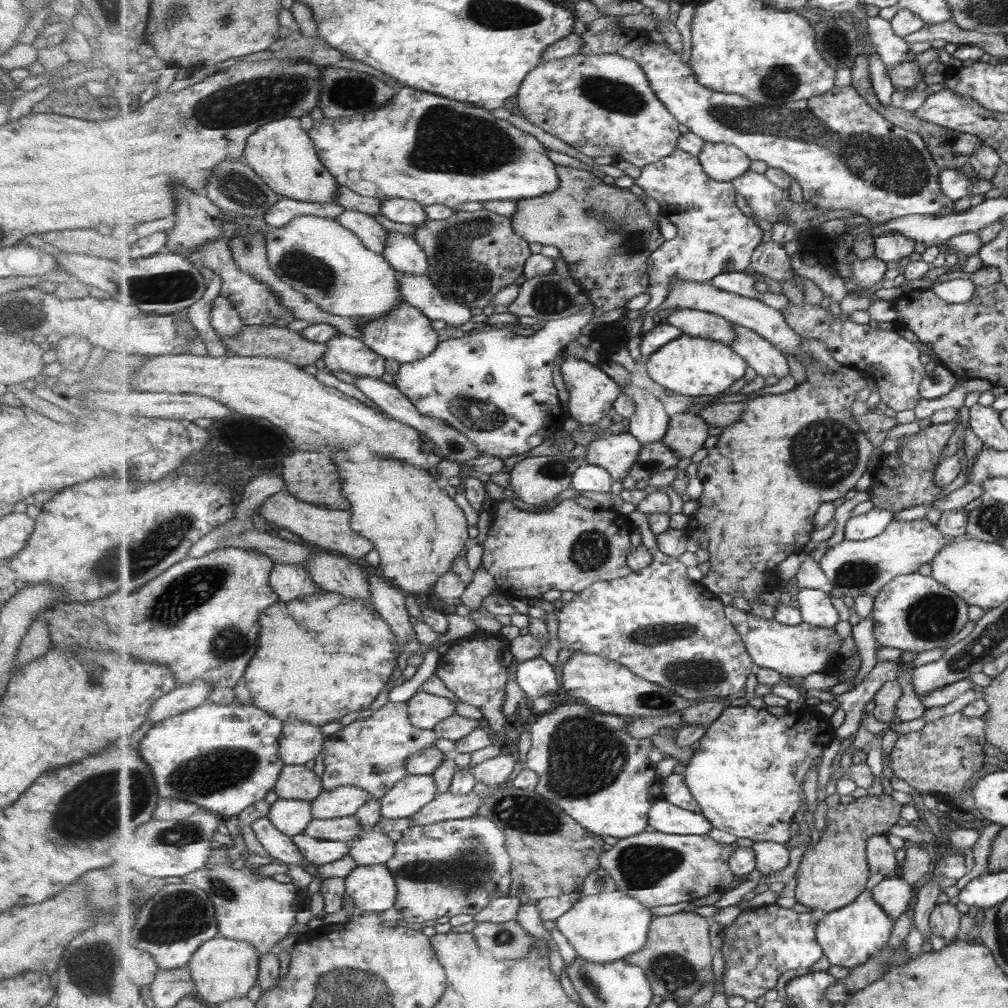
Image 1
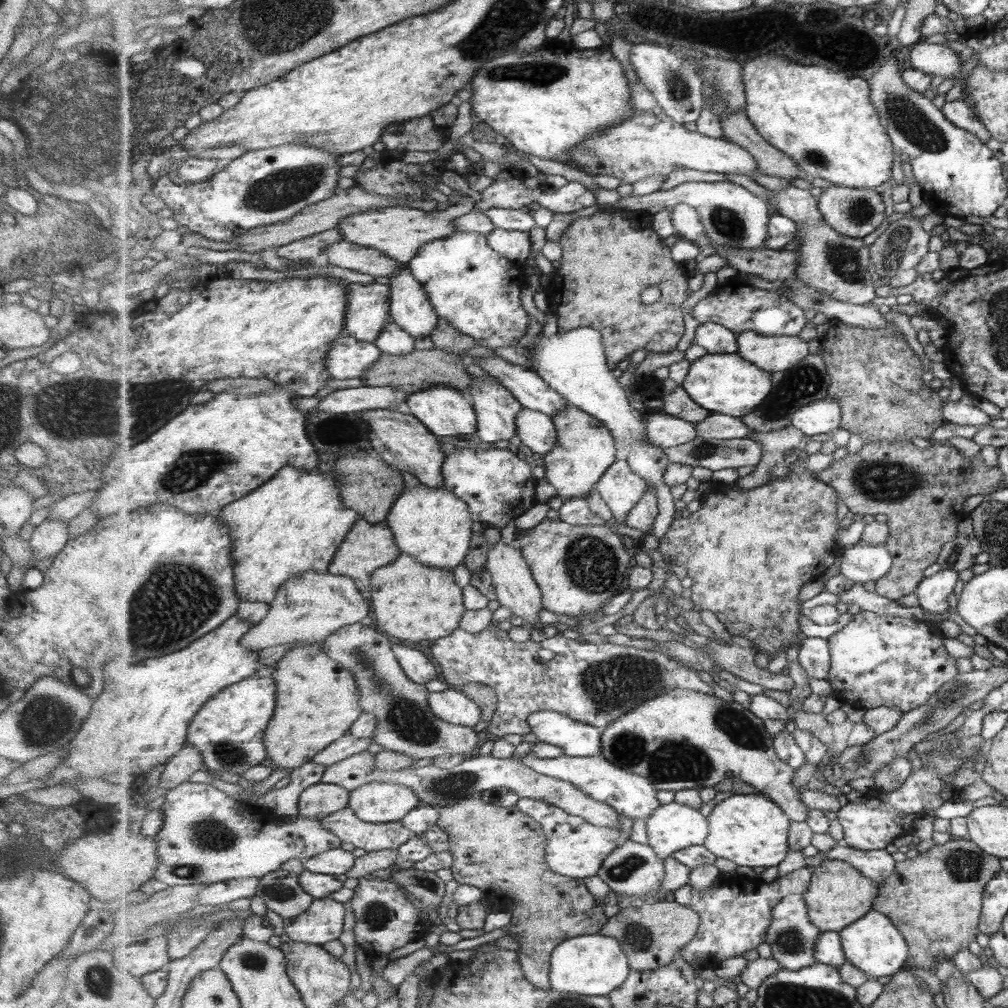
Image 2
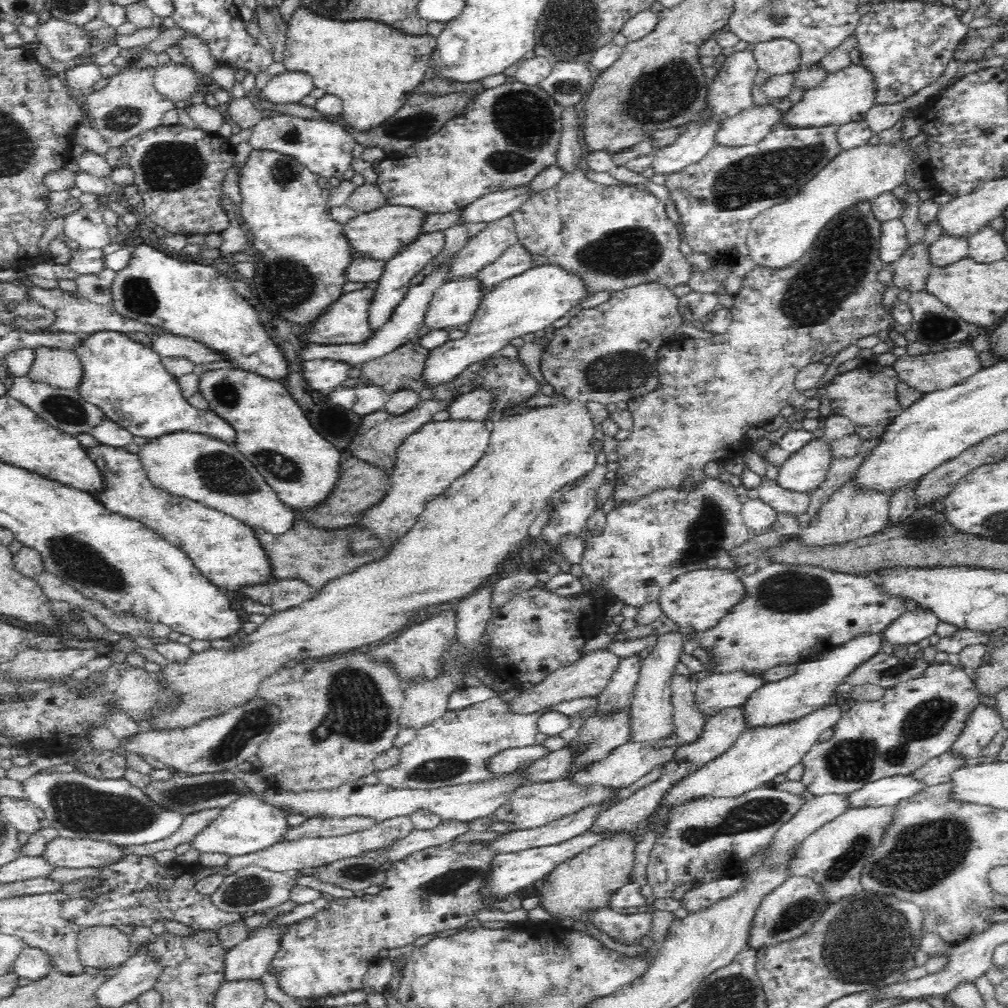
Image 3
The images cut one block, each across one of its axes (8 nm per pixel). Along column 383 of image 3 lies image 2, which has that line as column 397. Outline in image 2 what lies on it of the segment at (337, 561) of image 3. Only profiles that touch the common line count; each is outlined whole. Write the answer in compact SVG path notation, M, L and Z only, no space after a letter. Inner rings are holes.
M362 518L357 520L357 524L351 528L345 542L339 547L328 573L350 576L356 581L356 586L361 591L370 592L372 590L373 574L378 569L396 562L402 554L401 549L397 546L393 529L389 526L387 520L381 523L372 523Z

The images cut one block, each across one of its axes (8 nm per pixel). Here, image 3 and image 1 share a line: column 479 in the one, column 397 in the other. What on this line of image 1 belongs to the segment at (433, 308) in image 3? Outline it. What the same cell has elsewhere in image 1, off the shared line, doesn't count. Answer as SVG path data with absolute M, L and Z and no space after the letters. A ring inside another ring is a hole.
M303 216L289 227L271 228L267 234L267 248L269 264L277 276L303 292L325 312L379 320L404 300L396 268L382 253L367 248L360 236L337 220Z

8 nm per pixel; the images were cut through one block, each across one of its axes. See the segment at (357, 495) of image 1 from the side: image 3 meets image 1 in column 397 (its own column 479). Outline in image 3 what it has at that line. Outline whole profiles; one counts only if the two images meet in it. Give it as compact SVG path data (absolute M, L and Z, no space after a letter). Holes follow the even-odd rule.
M554 394L551 397L550 405L540 406L534 405L532 407L519 407L503 413L502 420L493 422L493 430L489 436L489 445L484 452L484 456L480 457L480 460L465 472L462 476L459 476L448 488L444 489L444 492L440 493L440 496L436 496L432 500L428 501L428 504L424 506L424 510L418 517L418 522L413 524L414 528L410 528L408 534L403 534L390 549L390 554L386 557L386 560L378 560L378 562L372 562L372 564L366 564L361 568L358 568L355 572L339 576L335 580L328 582L320 591L317 592L316 596L312 600L308 600L303 604L298 605L296 608L288 609L287 611L278 611L274 616L270 616L267 620L258 627L252 634L240 636L238 640L232 646L232 650L224 649L206 649L199 653L194 653L188 660L170 663L162 666L161 671L165 674L165 682L168 684L168 691L170 693L180 693L182 695L182 704L174 707L173 709L166 709L160 711L153 720L151 728L164 729L164 728L186 728L186 726L192 726L199 720L209 719L215 717L218 712L222 712L224 708L231 709L232 707L243 706L257 697L257 689L259 688L260 682L264 680L264 676L276 672L278 668L289 665L296 661L305 660L322 660L326 656L332 656L332 654L338 654L340 652L346 652L346 650L352 650L352 648L367 648L372 647L379 642L383 642L390 634L400 632L407 627L407 624L411 624L411 619L417 614L419 609L424 609L428 606L441 603L457 602L462 597L470 595L475 592L479 587L484 586L489 580L489 576L493 576L499 567L502 567L503 562L509 557L509 554L521 545L528 537L528 528L534 522L536 516L547 506L550 496L553 492L558 492L562 486L574 482L580 476L590 472L594 466L596 466L596 450L593 441L594 428L596 424L592 420L591 412L587 407L588 400L569 399L560 394Z

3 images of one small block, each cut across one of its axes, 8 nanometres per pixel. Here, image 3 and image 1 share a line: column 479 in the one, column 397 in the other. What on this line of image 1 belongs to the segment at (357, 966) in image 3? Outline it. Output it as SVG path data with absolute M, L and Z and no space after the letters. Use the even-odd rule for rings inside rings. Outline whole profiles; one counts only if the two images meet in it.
M481 814L461 820L445 820L439 824L409 826L402 832L396 848L396 855L389 860L387 868L393 872L397 880L398 893L394 908L400 911L406 922L431 924L443 916L449 918L459 914L474 916L492 900L511 894L513 866L506 835L500 824Z

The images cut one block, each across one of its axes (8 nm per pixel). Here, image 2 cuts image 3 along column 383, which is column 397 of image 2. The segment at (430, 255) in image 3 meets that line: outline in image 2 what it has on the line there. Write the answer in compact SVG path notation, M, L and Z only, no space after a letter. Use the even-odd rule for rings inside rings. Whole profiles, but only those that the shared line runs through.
M407 263L401 265L401 272L388 277L392 318L415 338L431 337L433 330L437 330L439 314L435 312L435 306L425 292L425 284L413 276Z

